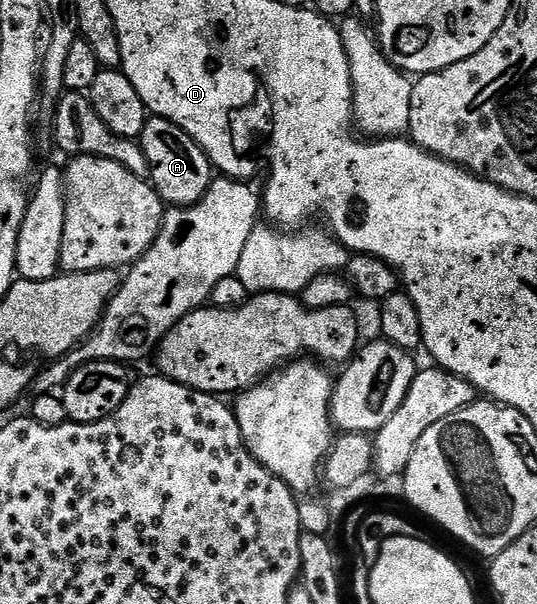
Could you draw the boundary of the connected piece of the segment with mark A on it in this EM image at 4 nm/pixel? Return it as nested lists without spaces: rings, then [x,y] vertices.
[[[150,115],[146,119],[139,137],[143,154],[149,163],[148,179],[166,205],[185,208],[189,204],[198,204],[213,185],[215,169],[209,161],[209,155],[183,130],[162,116]]]

